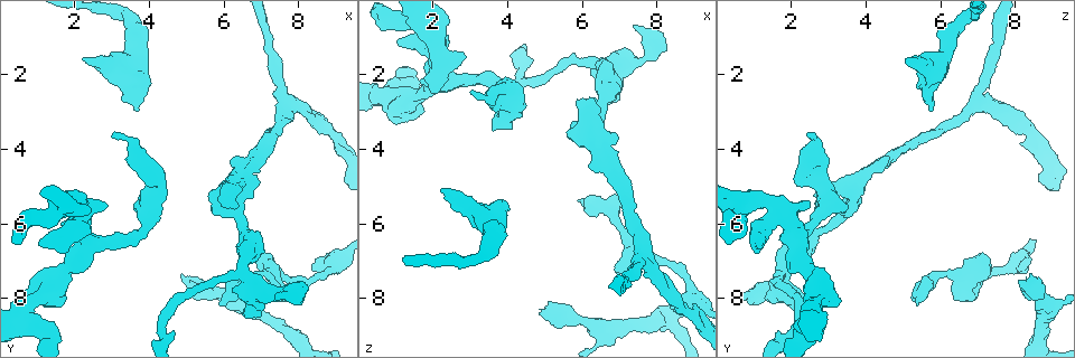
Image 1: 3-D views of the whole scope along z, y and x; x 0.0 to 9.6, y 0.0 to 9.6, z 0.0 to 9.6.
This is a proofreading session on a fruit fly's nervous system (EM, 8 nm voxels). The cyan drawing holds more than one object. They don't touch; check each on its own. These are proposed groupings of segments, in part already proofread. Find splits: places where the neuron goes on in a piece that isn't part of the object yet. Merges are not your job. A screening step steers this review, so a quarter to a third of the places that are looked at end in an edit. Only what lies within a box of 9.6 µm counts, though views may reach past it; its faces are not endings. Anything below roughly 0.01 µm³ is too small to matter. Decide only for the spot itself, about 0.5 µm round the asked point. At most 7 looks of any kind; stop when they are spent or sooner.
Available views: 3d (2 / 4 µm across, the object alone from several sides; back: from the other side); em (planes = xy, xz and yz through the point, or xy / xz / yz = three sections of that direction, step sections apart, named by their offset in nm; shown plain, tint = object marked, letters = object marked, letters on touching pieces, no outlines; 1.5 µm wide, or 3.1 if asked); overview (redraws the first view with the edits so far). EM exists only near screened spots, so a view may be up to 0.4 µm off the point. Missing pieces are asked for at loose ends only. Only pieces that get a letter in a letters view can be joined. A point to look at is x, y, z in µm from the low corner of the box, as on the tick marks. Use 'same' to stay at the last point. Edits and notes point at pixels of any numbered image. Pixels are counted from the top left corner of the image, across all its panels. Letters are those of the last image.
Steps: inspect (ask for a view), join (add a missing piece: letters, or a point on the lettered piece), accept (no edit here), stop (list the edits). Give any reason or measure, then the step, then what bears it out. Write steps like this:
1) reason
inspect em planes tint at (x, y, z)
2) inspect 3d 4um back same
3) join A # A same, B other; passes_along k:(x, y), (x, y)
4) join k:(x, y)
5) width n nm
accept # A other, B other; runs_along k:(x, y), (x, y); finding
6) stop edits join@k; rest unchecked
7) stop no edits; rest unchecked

an open end
inspect 3d 2um at (3.60, 2.95, 5.70)

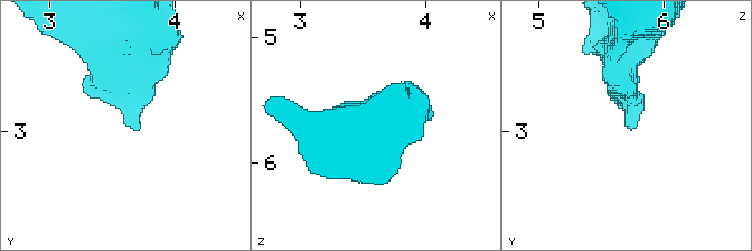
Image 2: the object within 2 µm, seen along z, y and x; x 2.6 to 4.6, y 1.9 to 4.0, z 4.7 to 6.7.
shape alone is not enough
inspect em planes letters at (3.64, 2.96, 5.70)

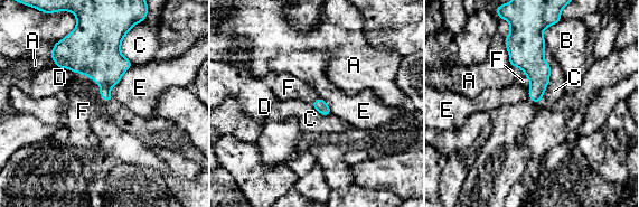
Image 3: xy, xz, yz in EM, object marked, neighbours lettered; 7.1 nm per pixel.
join F # A other, B other, C other, D other, E other, F same; passes_along 3:(93, 49), (97, 83), (83, 111); the neuron continues

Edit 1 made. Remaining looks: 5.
branch stops here
inspect 3d 2um at (2.20, 1.50, 5.05)

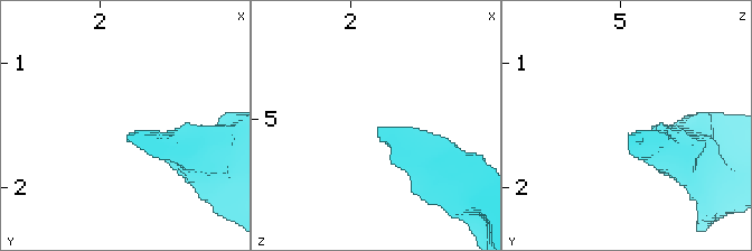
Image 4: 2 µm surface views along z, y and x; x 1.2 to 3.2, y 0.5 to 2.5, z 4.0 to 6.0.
inspect em xy step 4 tint at (2.24, 1.58, 5.06)

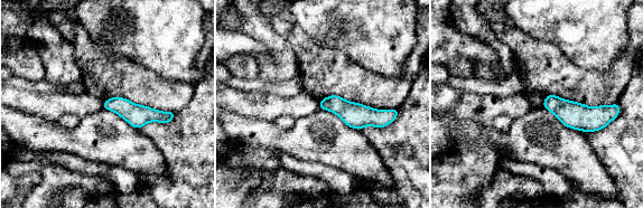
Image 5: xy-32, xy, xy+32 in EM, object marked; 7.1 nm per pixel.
inspect em planes letters same

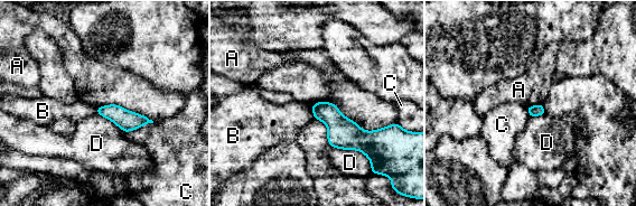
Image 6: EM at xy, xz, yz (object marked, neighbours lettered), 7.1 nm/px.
accept # A other, B other, C other, D other; border 6:(153, 122), (148, 122), (124, 132); no lettered piece goes on from it

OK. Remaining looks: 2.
branch stops here
inspect 3d 4um at (5.85, 8.10, 5.45)

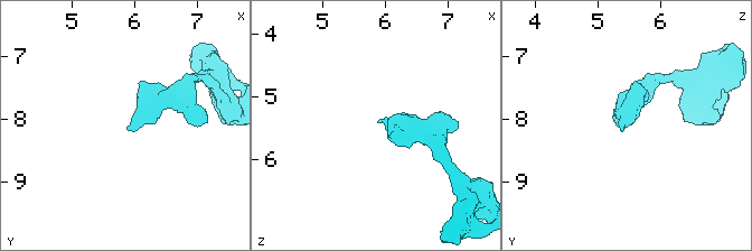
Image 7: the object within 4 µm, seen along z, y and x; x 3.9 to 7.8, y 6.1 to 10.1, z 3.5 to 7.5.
need the tissue
inspect em planes letters at (5.90, 8.10, 5.40)

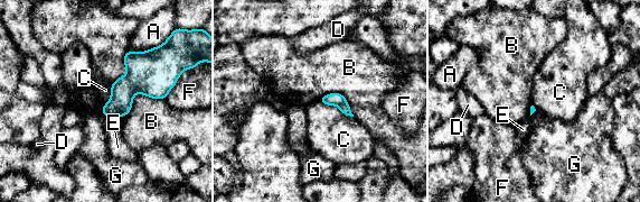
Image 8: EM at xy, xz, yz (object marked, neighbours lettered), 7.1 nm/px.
accept # A other, B other, C other, D other, E other, F other, G other; border 8:(319, 100), (353, 117); none of them fits

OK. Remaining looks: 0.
stop edits join@3; rest unchecked

